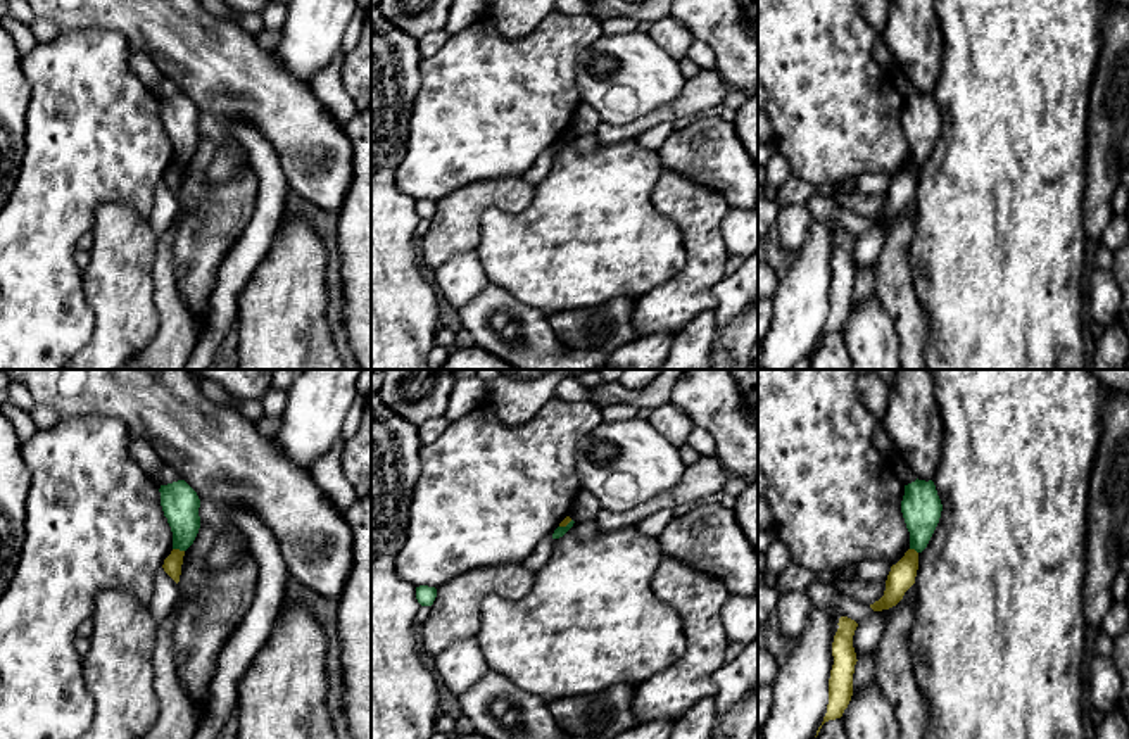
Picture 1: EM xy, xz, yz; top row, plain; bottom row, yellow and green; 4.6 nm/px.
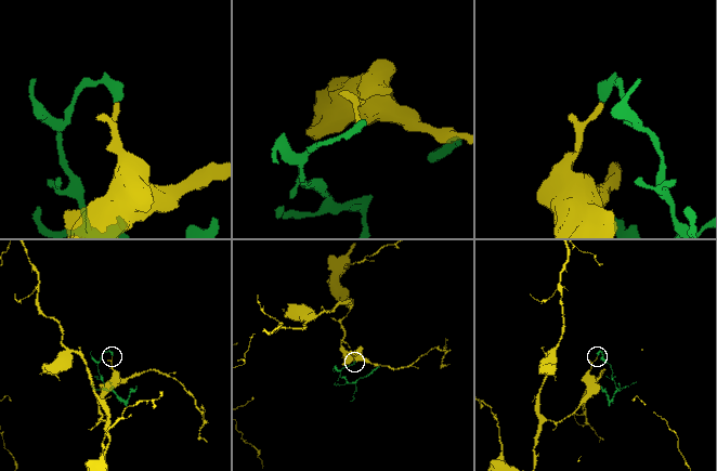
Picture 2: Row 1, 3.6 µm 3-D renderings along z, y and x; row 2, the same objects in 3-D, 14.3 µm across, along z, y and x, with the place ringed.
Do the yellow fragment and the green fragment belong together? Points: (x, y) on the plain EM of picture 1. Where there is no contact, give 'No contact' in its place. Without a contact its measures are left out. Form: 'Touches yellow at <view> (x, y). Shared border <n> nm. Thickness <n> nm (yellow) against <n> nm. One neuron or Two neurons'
Touches yellow at xy (178, 163). Shared border 60 nm. Thickness 80 nm (yellow) against 180 nm. Two neurons

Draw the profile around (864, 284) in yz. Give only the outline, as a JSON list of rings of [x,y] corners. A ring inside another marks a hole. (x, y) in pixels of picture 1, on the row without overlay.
[[[872,264],[868,271],[858,273],[853,287],[853,307],[858,307],[865,299],[874,295],[877,268]]]

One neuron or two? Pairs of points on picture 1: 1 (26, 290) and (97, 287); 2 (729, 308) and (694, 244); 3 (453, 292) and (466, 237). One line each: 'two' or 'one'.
1: two
2: two
3: two

